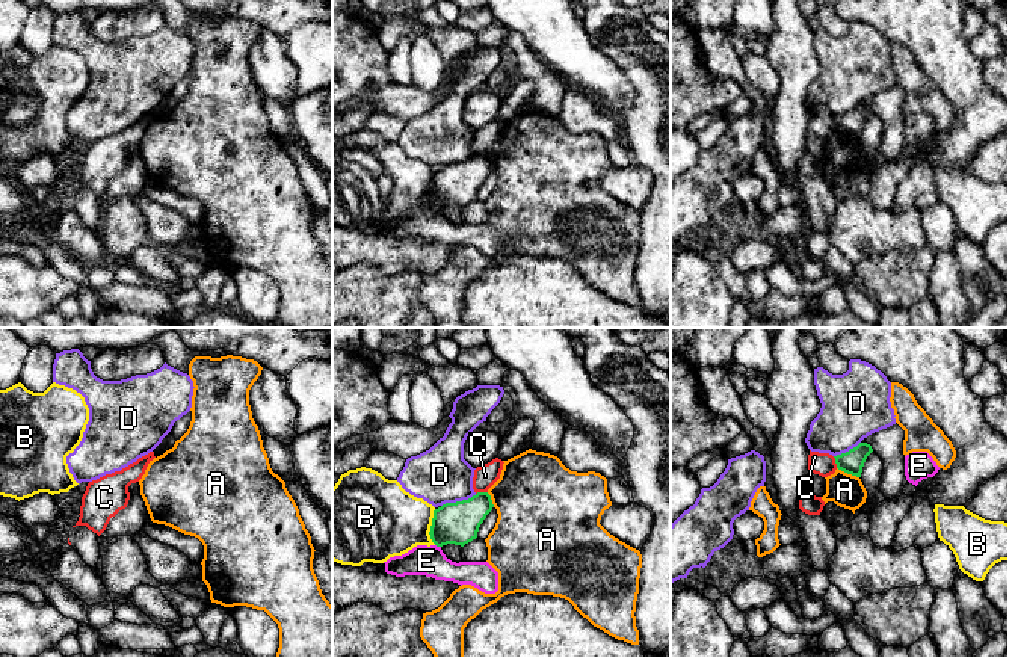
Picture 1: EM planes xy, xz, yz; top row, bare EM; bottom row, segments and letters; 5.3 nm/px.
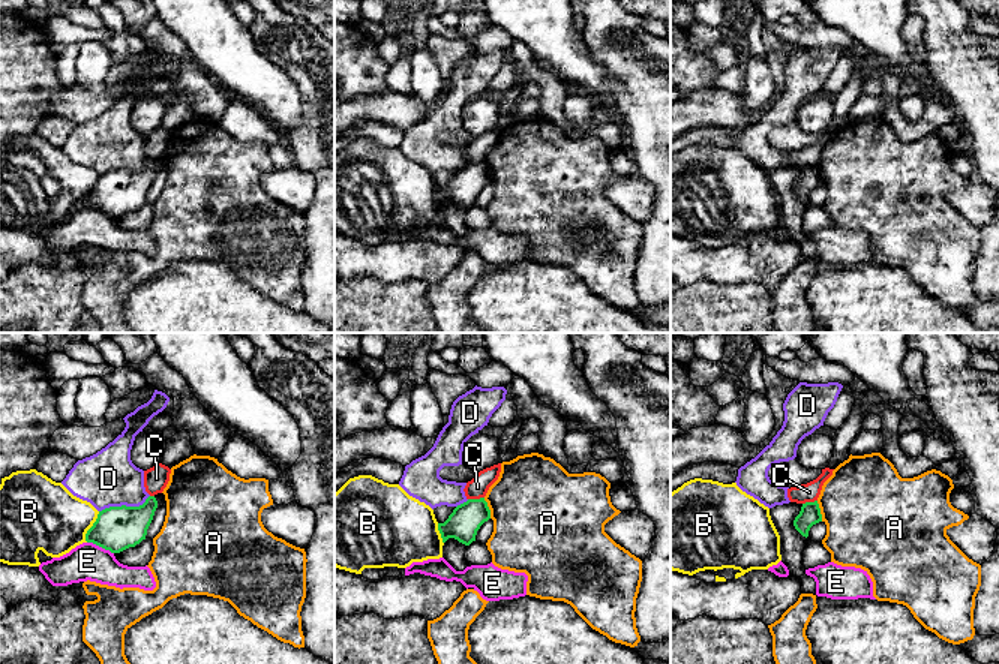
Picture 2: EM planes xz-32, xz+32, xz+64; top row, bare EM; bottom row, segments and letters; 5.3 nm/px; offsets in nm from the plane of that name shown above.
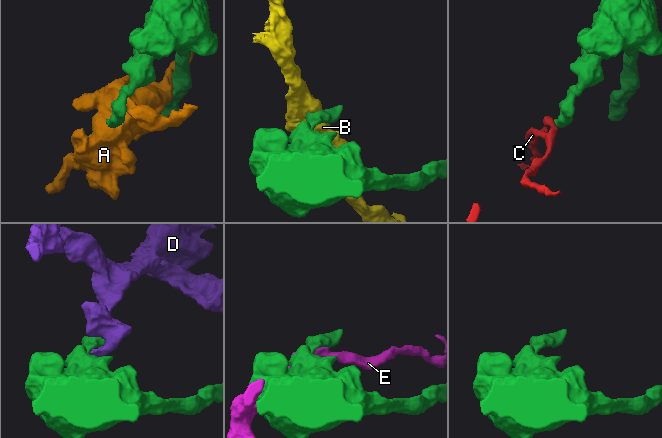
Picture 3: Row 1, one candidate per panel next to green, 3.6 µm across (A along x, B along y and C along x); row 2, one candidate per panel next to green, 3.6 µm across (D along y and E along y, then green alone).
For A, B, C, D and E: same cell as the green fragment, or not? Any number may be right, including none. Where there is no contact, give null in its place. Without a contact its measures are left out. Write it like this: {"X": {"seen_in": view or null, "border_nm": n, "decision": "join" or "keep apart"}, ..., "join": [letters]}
{"A": {"seen_in": "yz", "border_nm": 130, "decision": "keep apart"}, "B": {"seen_in": "xz", "border_nm": 190, "decision": "keep apart"}, "C": {"seen_in": "xz", "border_nm": 70, "decision": "keep apart"}, "D": {"seen_in": "xz", "border_nm": 200, "decision": "keep apart"}, "E": {"seen_in": "xz", "border_nm": 40, "decision": "keep apart"}, "join": []}

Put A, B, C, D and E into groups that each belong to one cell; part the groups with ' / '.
A / B / C / D / E

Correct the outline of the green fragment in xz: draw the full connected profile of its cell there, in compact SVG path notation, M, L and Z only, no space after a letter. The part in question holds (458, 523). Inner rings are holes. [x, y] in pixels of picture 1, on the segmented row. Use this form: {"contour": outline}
{"contour": "M488 492L468 500L446 503L434 510L430 539L437 547L455 544L464 547L477 538L477 532L494 504Z"}

